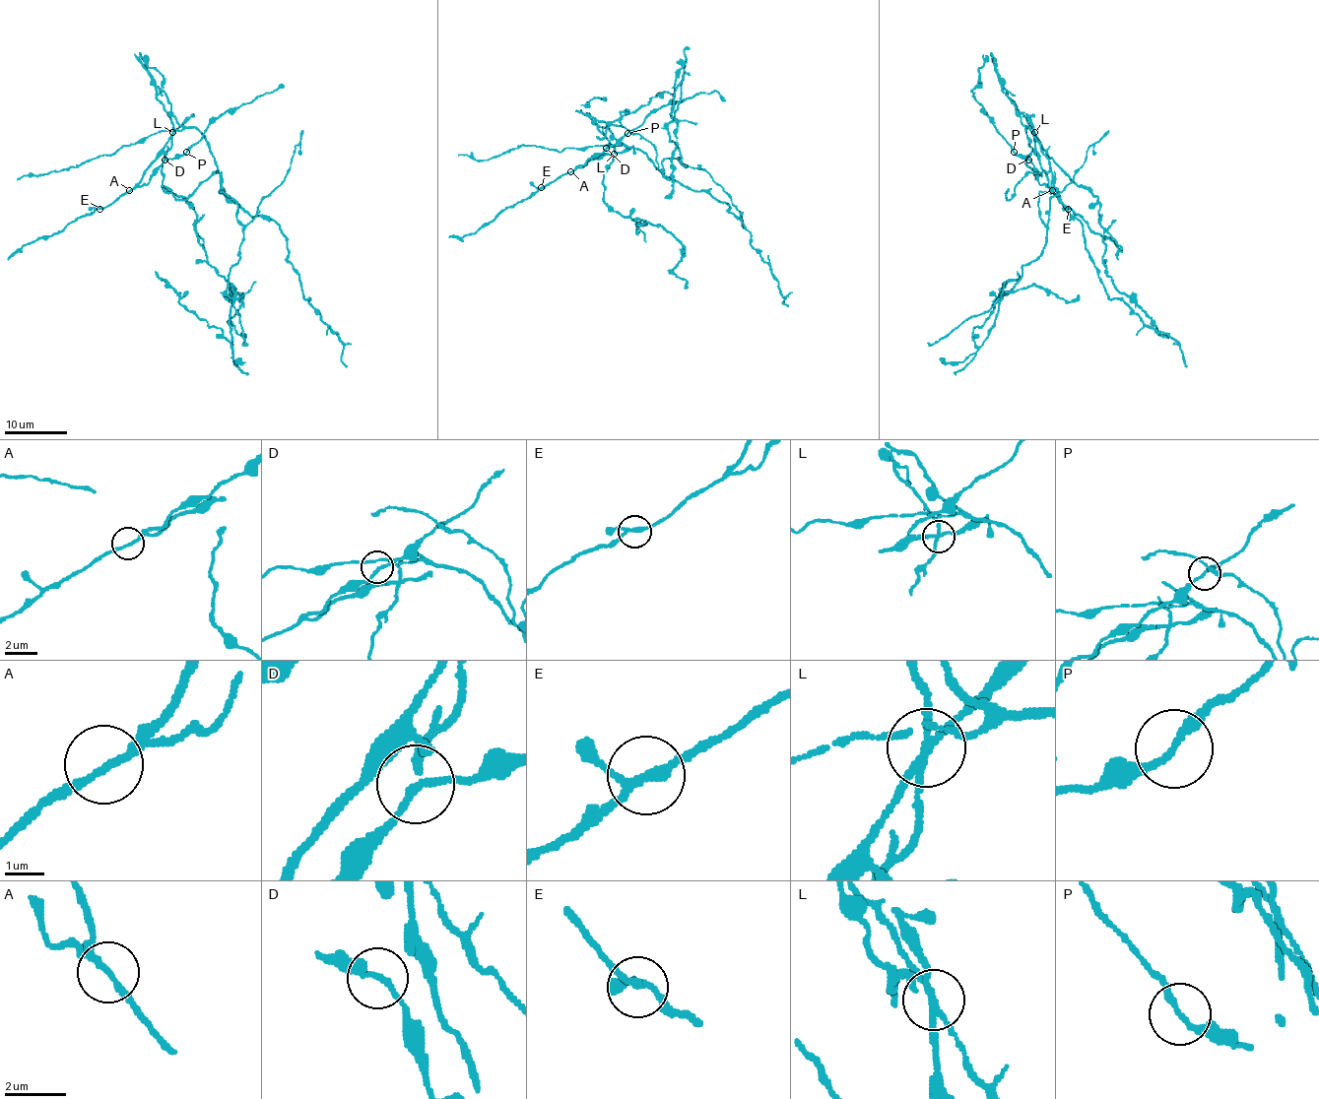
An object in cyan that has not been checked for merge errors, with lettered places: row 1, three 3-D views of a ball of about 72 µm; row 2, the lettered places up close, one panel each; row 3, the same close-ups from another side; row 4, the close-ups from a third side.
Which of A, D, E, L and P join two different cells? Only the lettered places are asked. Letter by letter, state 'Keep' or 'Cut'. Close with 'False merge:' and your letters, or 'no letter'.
A: Keep
D: Keep
E: Keep
L: Cut
P: Cut
False merge: L, P

